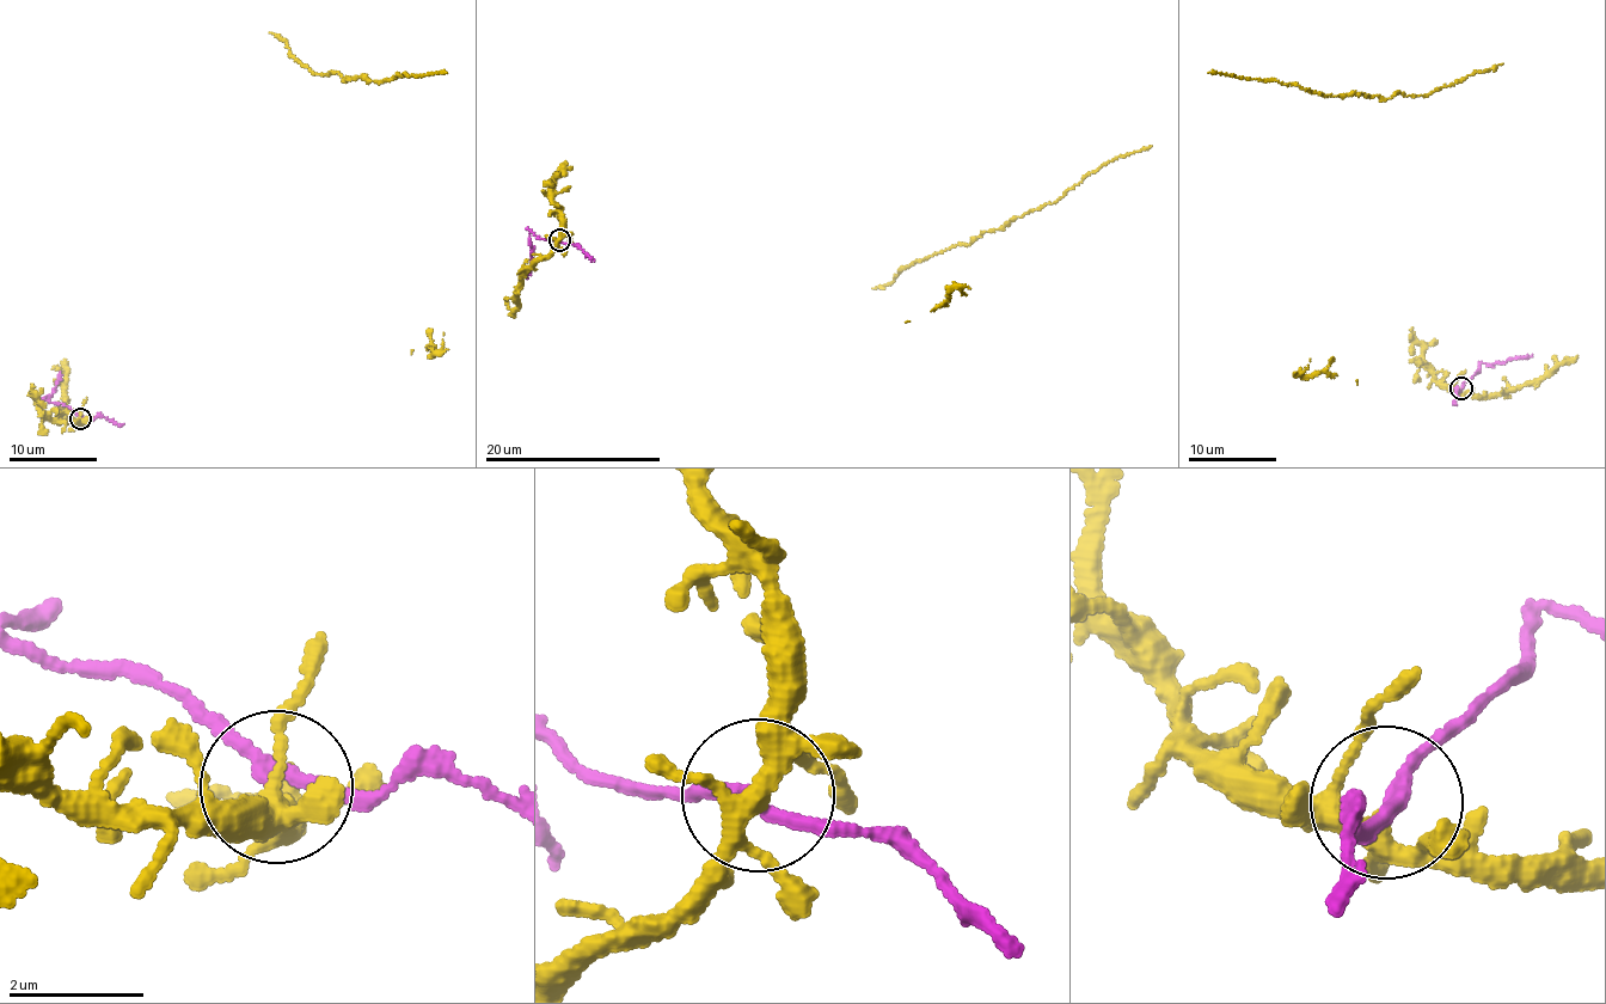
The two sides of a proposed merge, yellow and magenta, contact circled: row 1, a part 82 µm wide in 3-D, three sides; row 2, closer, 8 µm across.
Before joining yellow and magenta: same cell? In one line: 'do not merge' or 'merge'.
do not merge

